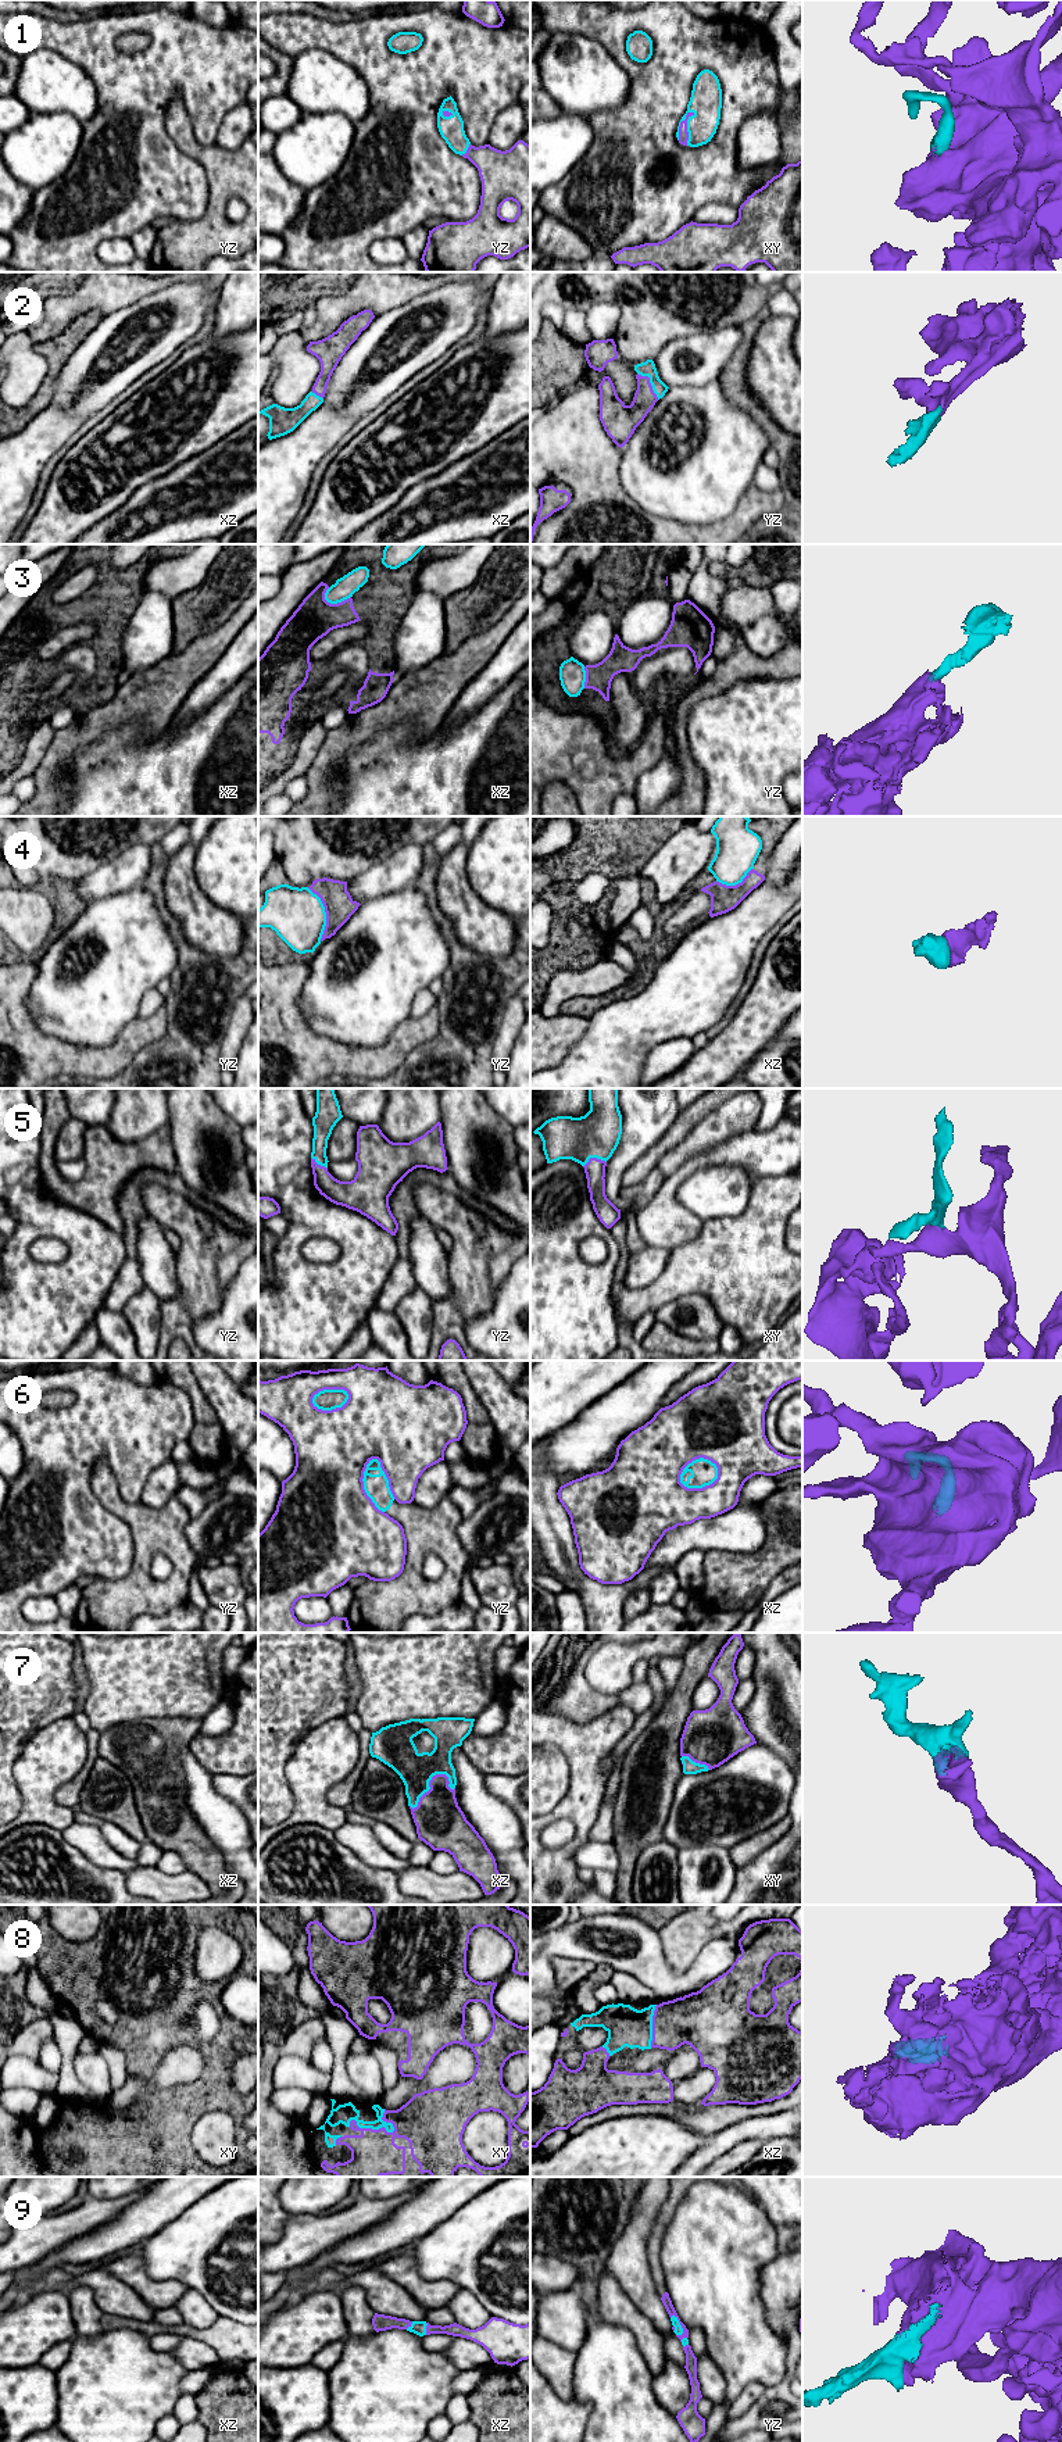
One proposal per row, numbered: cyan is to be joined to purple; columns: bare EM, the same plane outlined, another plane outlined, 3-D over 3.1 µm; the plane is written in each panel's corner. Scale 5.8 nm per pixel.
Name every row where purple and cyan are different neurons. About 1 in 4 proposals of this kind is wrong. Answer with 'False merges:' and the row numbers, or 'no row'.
False merges: 3, 4, 6

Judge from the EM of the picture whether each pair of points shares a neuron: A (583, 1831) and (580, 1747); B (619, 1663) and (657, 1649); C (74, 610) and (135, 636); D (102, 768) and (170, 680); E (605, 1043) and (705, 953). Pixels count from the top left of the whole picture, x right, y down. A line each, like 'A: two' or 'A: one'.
A: one
B: one
C: two
D: two
E: one

